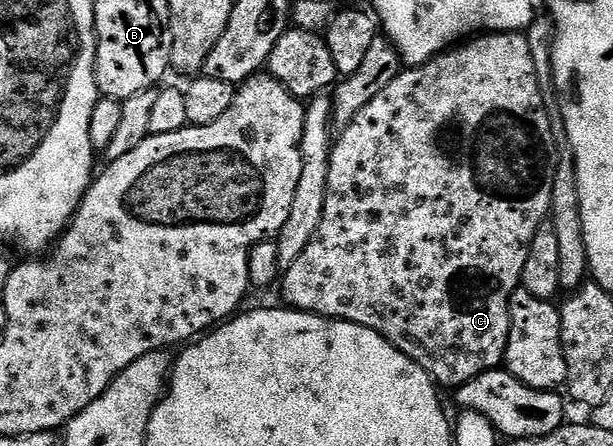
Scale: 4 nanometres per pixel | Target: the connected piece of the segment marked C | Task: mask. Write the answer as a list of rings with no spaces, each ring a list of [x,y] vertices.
[[[524,32],[490,33],[478,36],[468,43],[461,43],[456,47],[446,49],[445,52],[432,57],[427,63],[406,68],[398,77],[391,79],[390,85],[384,91],[379,91],[379,95],[375,95],[375,99],[371,99],[371,103],[367,103],[367,107],[363,107],[363,111],[359,111],[359,115],[355,115],[353,122],[344,126],[336,138],[333,154],[329,157],[327,207],[323,207],[323,220],[319,222],[319,231],[315,231],[315,239],[309,244],[307,251],[303,251],[299,255],[299,259],[295,259],[295,263],[291,263],[291,267],[284,270],[279,281],[281,297],[285,300],[282,302],[290,309],[299,310],[300,313],[314,313],[320,317],[331,317],[334,321],[350,321],[383,335],[396,349],[403,351],[403,355],[407,355],[412,361],[419,363],[419,367],[426,369],[433,377],[434,382],[441,387],[444,385],[456,387],[475,379],[475,375],[483,375],[483,371],[502,368],[507,351],[507,339],[509,338],[509,300],[521,284],[523,263],[527,263],[527,251],[531,247],[531,239],[535,239],[535,235],[541,230],[542,225],[546,224],[551,207],[551,183],[555,183],[558,154],[555,149],[553,153],[553,144],[555,144],[554,118],[549,117],[548,111],[545,110],[545,101],[547,101],[547,97],[541,91],[541,84],[535,71],[535,59],[531,59],[531,47],[527,43]]]

